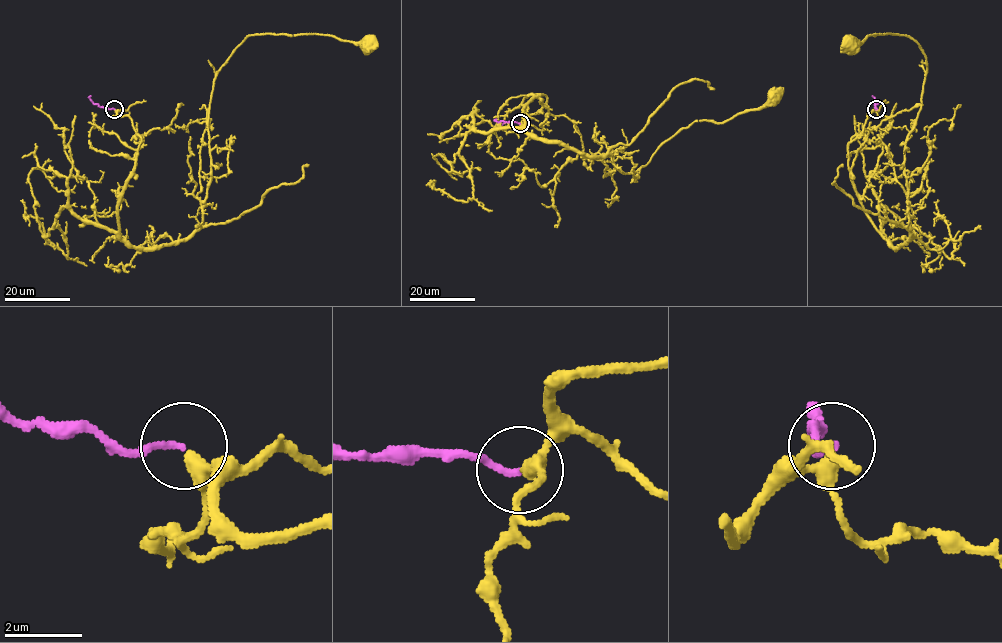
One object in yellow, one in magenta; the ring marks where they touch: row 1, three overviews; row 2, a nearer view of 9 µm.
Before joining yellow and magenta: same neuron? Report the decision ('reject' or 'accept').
accept

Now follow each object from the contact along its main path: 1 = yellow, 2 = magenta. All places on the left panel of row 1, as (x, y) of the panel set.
1: (115, 109), (141, 137), (119, 235), (170, 245), (202, 222), (213, 79), (248, 35), (370, 45)
2: (114, 109), (100, 107), (90, 96)

